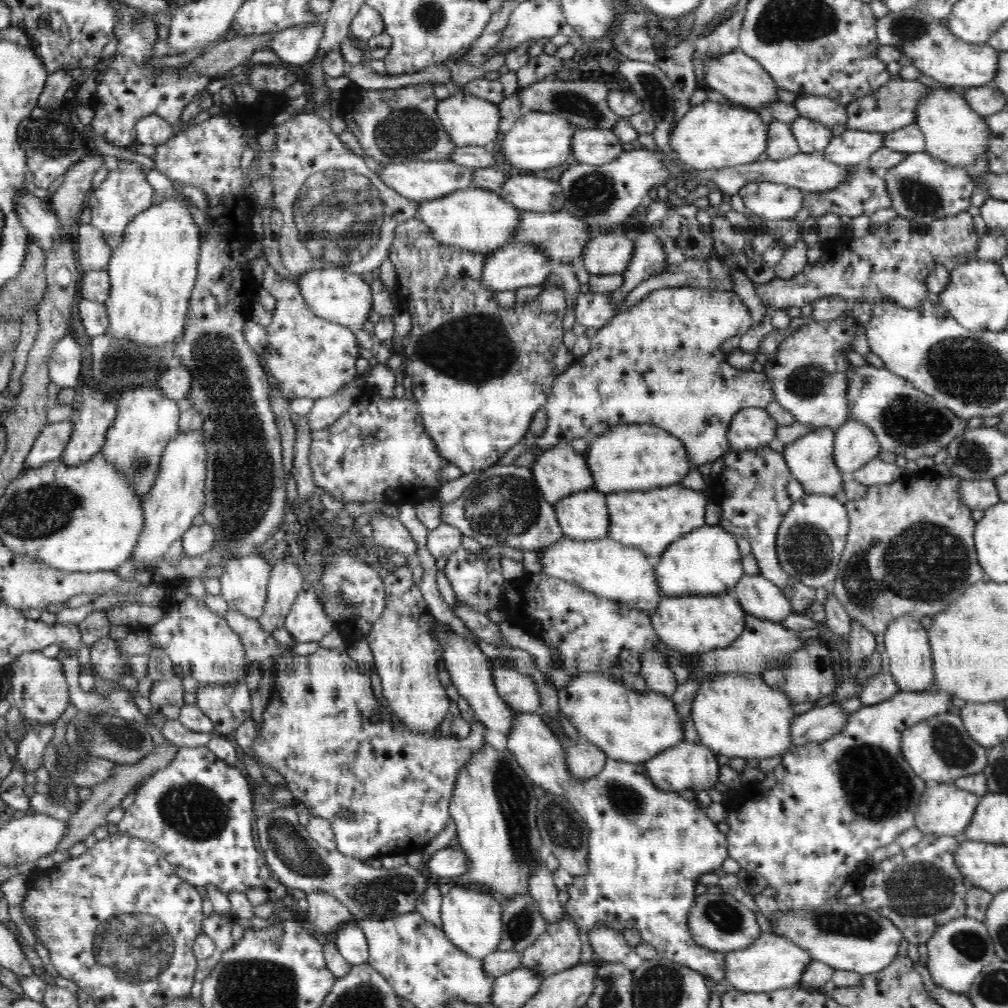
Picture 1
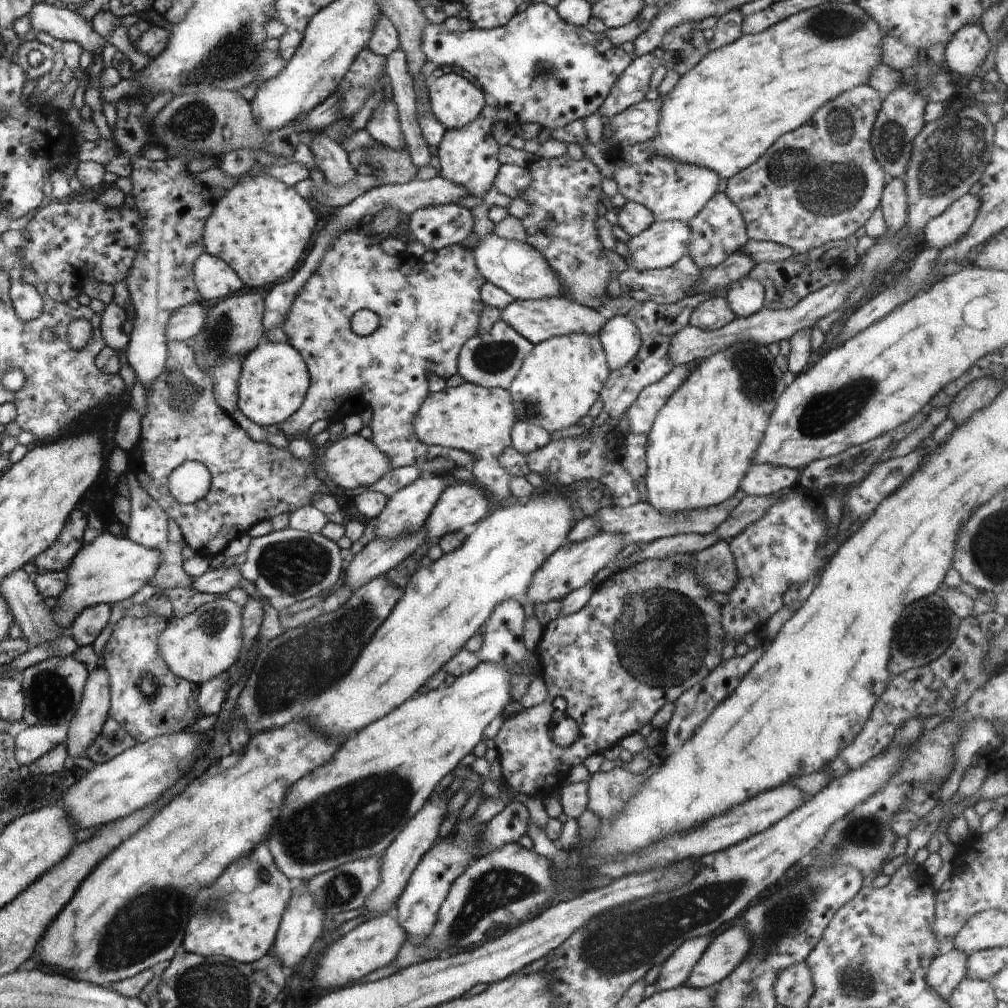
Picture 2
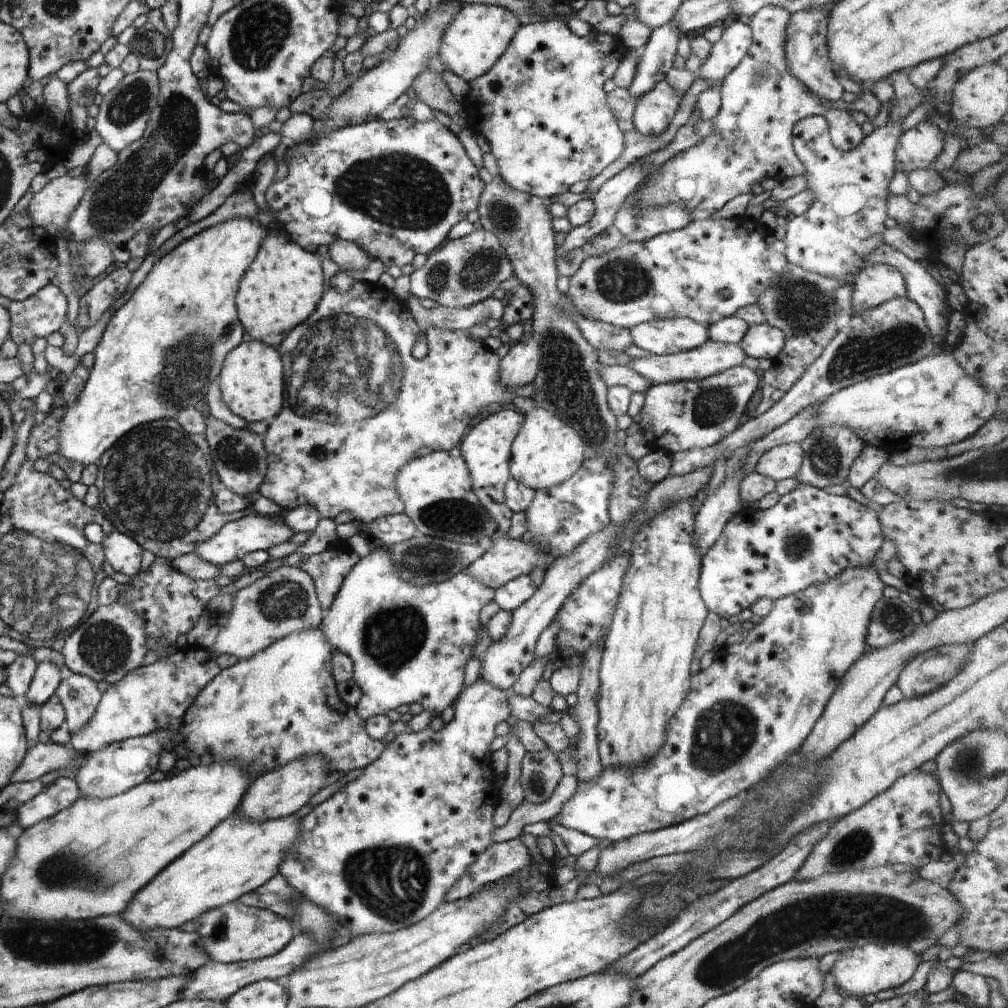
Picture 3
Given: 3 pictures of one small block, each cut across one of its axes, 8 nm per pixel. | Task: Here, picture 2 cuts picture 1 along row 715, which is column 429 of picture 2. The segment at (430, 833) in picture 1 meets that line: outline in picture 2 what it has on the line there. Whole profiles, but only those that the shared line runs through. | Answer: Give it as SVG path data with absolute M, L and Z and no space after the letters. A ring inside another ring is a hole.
M345 229L332 240L332 246L322 256L318 270L308 278L304 288L298 292L281 329L291 344L302 355L310 373L310 386L302 406L288 420L279 425L284 435L291 439L306 437L308 429L316 420L342 420L350 414L360 414L368 406L374 416L370 424L371 441L376 448L390 458L394 469L418 466L420 472L445 475L454 481L452 471L447 468L448 457L426 460L427 445L414 434L414 417L422 402L428 398L428 382L433 375L449 379L457 373L457 358L462 345L480 332L480 313L484 303L480 288L486 282L480 274L470 249L454 244L436 252L430 262L408 252L391 256L380 248L385 237L376 234L361 234ZM368 308L379 318L378 328L370 335L359 336L350 328L355 312Z

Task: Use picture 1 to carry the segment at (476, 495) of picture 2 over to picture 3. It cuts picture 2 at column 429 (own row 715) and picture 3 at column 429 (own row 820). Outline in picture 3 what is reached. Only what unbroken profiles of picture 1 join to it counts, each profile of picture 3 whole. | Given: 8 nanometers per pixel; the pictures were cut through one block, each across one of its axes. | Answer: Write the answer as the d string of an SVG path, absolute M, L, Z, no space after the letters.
M385 548L372 549L369 556L360 558L344 577L333 605L324 613L321 631L332 652L340 651L350 657L353 678L362 692L355 706L357 715L366 720L371 716L385 715L402 704L420 704L436 716L453 706L464 684L464 671L472 658L476 644L480 610L492 602L495 590L483 585L467 570L452 580L426 586L414 586L396 573Z

